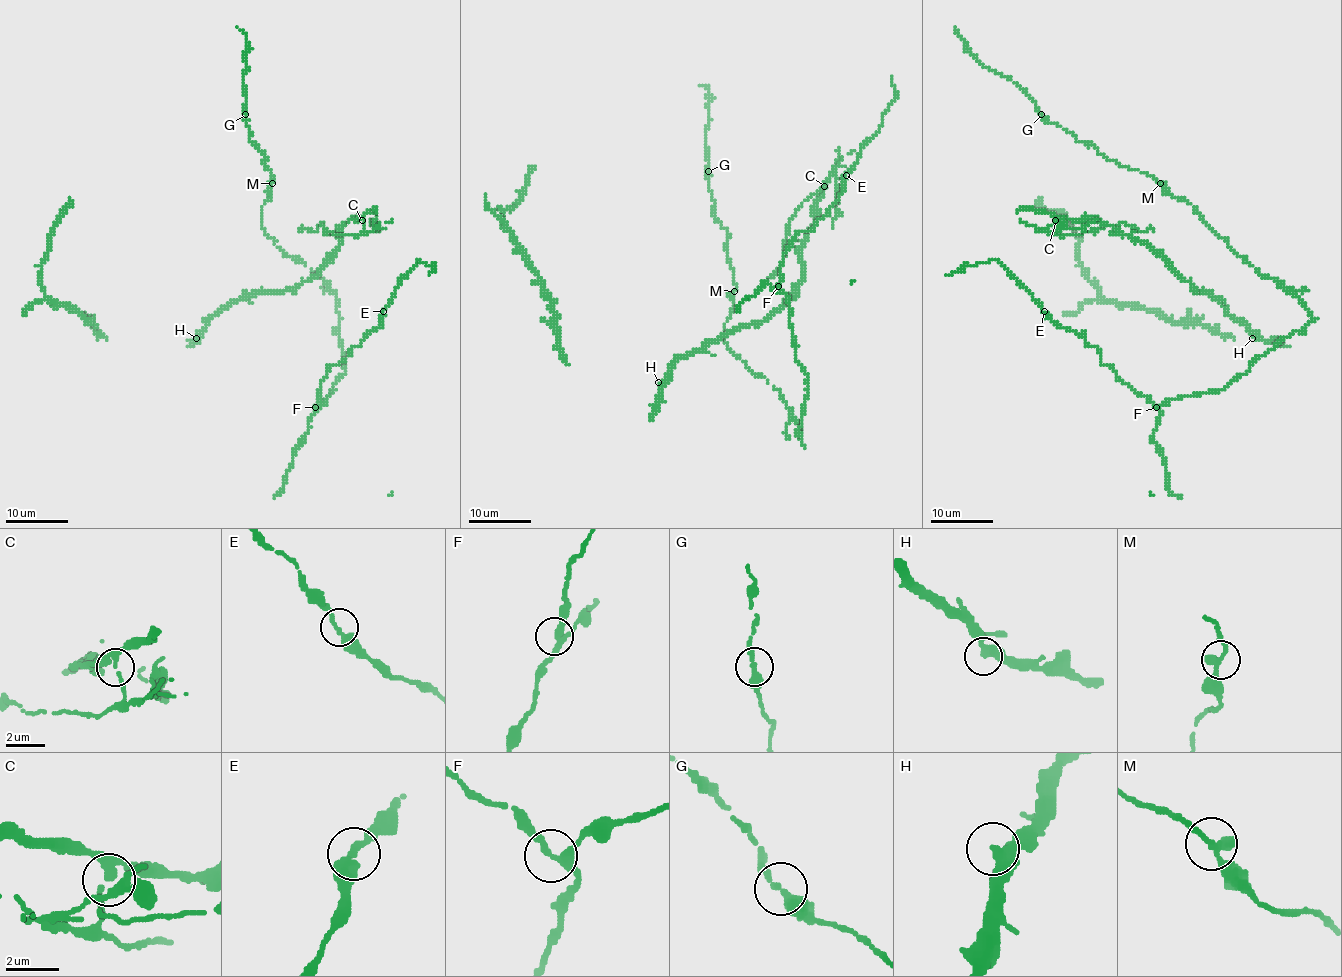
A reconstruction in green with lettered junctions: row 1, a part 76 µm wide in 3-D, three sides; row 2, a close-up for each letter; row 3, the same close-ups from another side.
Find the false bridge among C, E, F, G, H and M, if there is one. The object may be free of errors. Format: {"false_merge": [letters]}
{"false_merge": ["C"]}

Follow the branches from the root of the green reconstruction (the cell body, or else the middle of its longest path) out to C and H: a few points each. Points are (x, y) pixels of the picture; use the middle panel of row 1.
C: (782, 263), (788, 221), (809, 196), (824, 185)
H: (782, 263), (788, 221), (827, 184), (801, 250), (796, 289), (764, 320), (683, 354), (658, 382)

